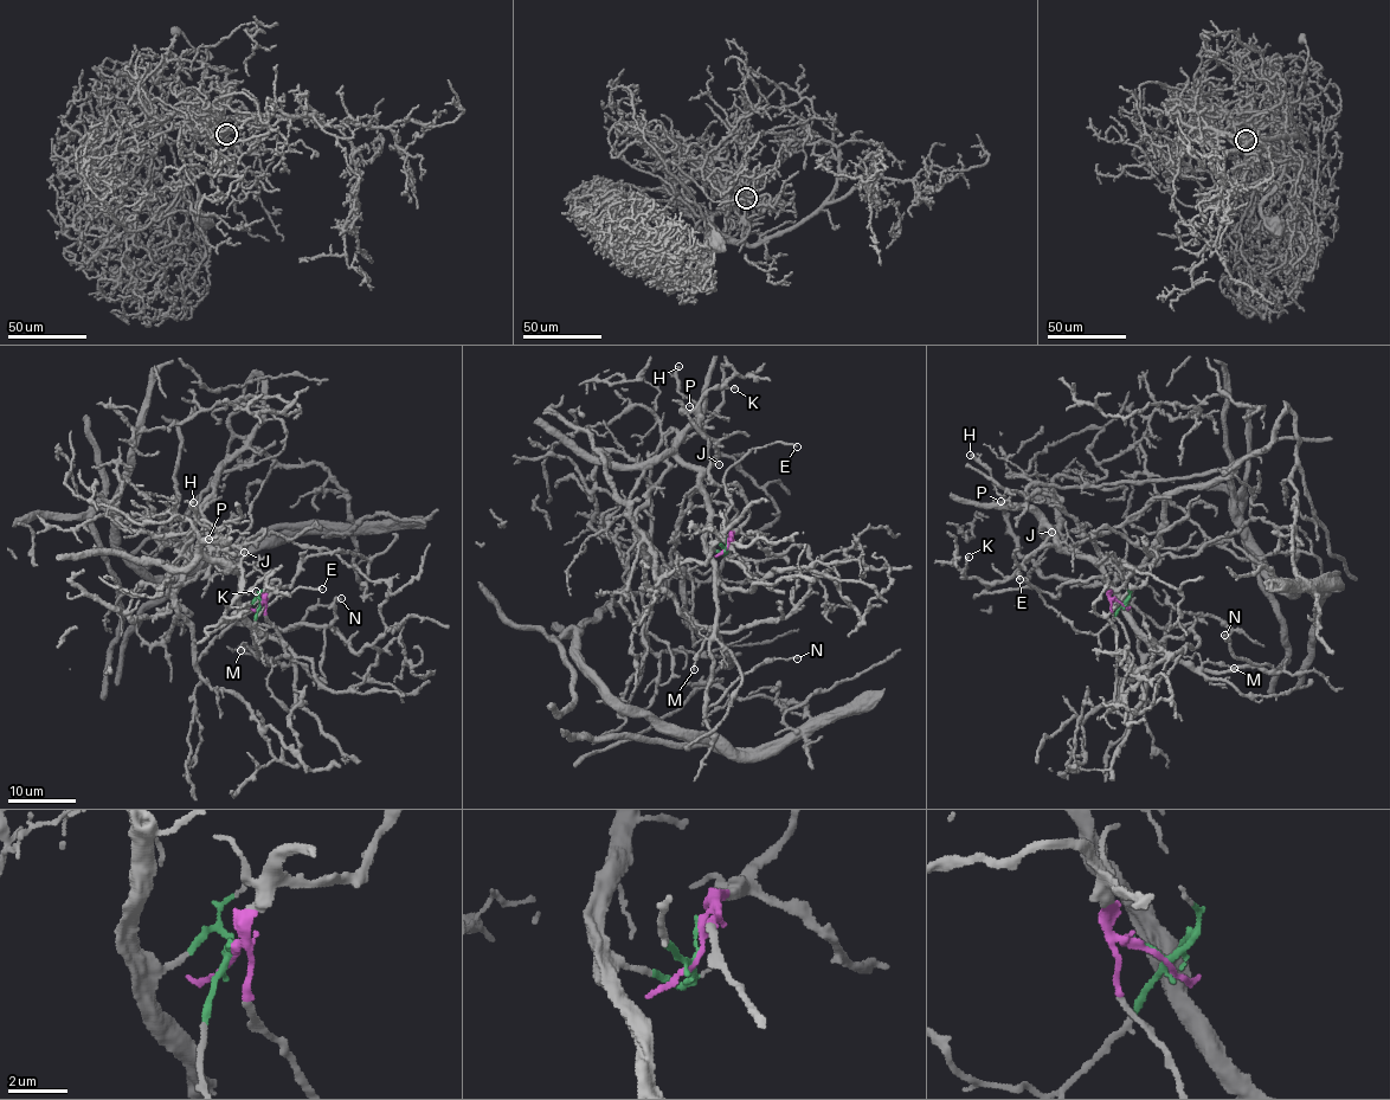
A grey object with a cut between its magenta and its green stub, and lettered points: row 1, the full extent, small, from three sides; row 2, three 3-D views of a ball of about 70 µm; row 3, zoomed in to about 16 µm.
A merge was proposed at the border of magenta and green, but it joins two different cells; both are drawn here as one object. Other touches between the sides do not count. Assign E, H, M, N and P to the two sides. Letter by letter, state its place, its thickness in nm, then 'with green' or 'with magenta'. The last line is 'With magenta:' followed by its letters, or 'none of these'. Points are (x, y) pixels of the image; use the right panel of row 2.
E: (1020, 579) | 140 nm | with green
H: (970, 455) | 360 nm | with green
M: (1234, 668) | 120 nm | with green
N: (1224, 635) | 150 nm | with green
P: (1001, 501) | 140 nm | with green
With magenta: none of these

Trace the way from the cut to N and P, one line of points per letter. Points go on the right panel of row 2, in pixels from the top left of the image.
N: (1120, 602), (1128, 597), (1125, 615), (1159, 653), (1207, 670), (1271, 670), (1235, 656), (1226, 635)
P: (1120, 602), (1128, 597), (1125, 602), (1096, 564), (1068, 554), (1036, 514), (1001, 501)

